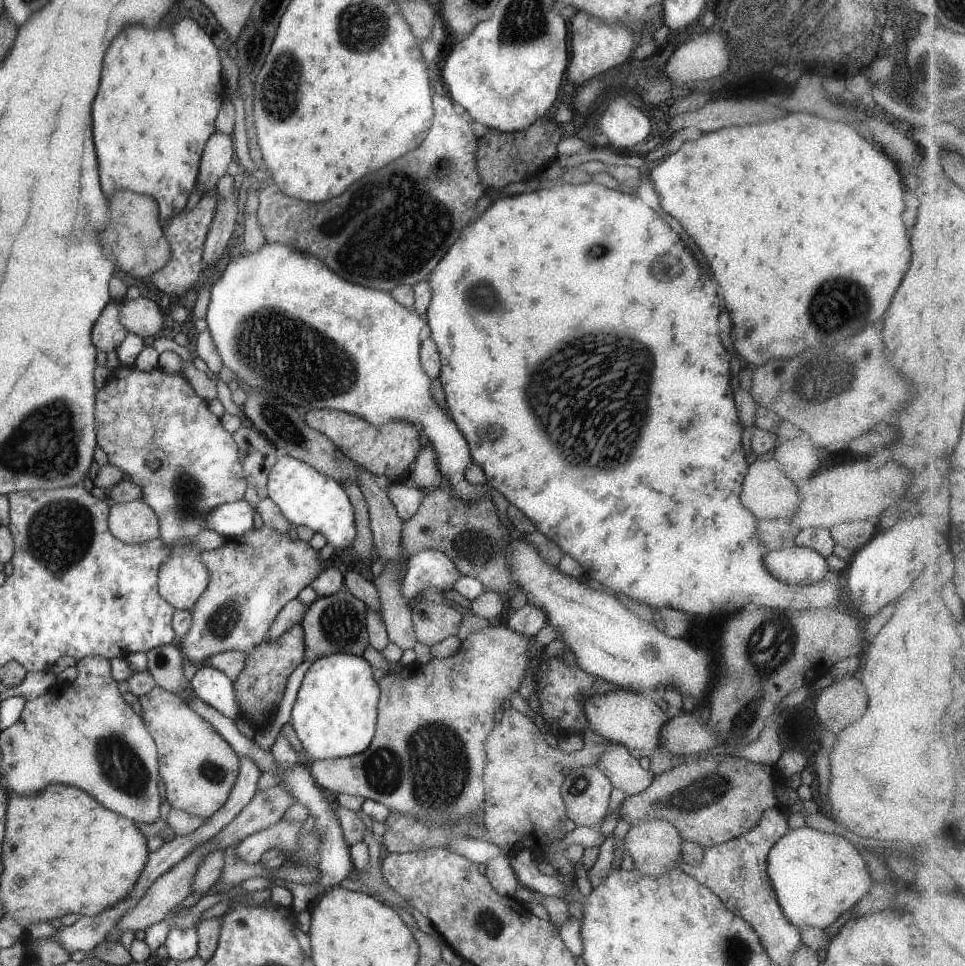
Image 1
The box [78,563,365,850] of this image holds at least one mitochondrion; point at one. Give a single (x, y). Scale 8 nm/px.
(120, 766)

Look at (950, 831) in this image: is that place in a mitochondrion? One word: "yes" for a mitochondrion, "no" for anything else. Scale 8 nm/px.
no

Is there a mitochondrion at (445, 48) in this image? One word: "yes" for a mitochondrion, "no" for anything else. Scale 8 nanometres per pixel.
no

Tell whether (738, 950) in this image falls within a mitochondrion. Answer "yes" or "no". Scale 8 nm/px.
yes

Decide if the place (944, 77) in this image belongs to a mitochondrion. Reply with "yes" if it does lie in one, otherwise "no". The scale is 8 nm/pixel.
yes

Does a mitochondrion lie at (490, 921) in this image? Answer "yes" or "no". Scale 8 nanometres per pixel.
yes

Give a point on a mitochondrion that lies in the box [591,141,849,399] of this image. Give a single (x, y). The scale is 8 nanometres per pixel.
(658, 270)

